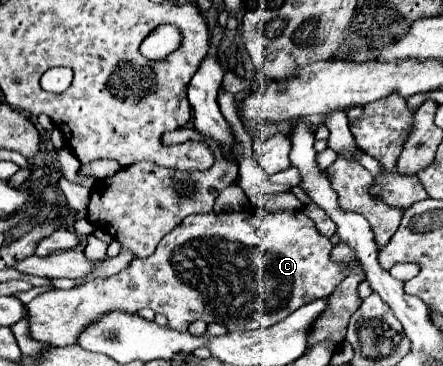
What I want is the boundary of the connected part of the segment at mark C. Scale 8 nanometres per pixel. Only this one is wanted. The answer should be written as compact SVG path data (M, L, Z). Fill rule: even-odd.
M245 208L241 212L221 212L221 214L199 214L187 216L171 234L167 234L157 250L147 256L133 260L125 270L107 278L91 280L71 290L49 290L27 304L29 336L37 342L49 346L69 346L75 344L79 328L85 328L111 308L123 308L125 312L137 312L141 308L151 308L157 314L165 314L171 328L187 330L191 322L217 322L229 330L259 330L285 320L297 308L318 298L329 296L335 286L343 280L343 270L329 258L333 244L325 238L303 210L283 210L283 212L263 212L261 208Z

